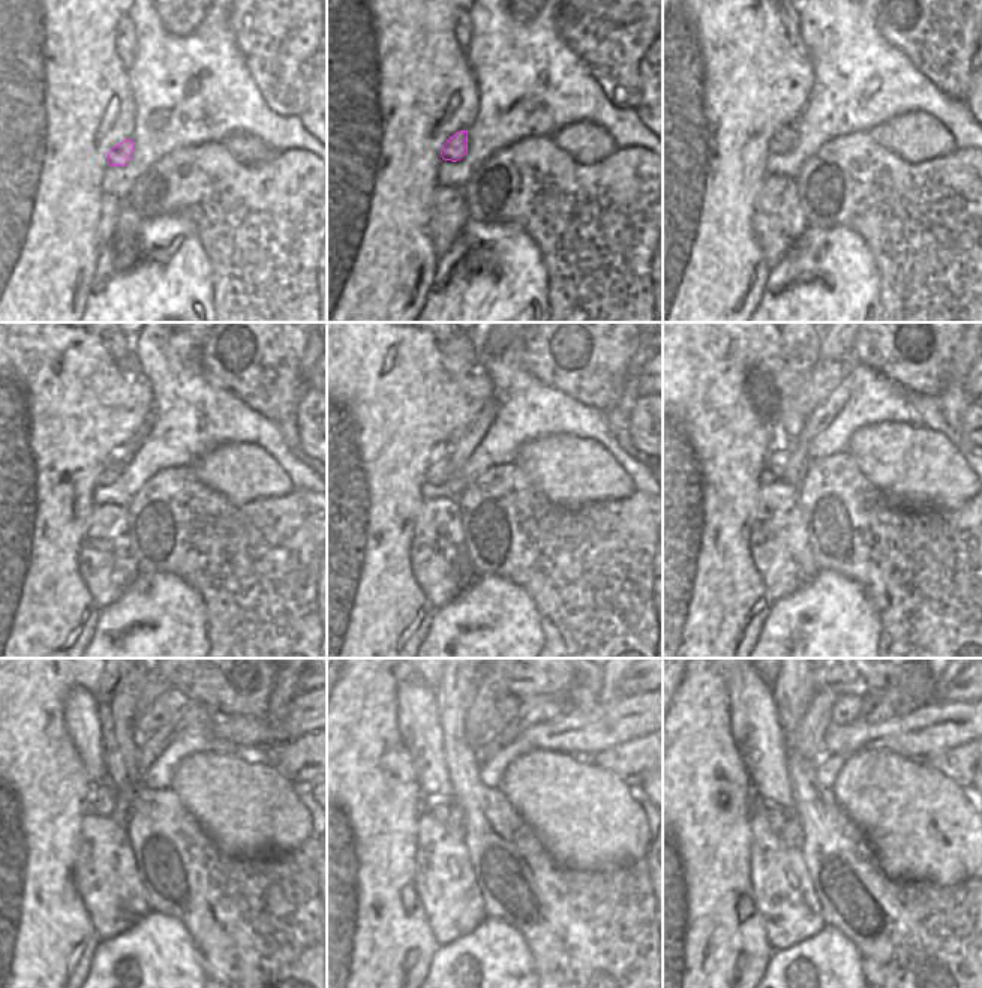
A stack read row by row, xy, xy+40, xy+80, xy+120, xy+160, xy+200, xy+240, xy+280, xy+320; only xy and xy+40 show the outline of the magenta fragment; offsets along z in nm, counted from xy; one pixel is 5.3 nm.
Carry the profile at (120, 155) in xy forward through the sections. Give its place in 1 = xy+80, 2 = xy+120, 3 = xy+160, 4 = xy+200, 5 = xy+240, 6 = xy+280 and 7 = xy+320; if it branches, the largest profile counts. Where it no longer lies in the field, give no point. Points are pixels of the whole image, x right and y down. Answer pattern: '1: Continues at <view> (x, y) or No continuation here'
1: Continues at xy+80 (783, 141)
2: Continues at xy+120 (114, 470)
3: Continues at xy+160 (440, 470)
4: Continues at xy+200 (777, 461)
5: Continues at xy+240 (102, 798)
6: Continues at xy+280 (440, 807)
7: Continues at xy+320 (775, 816)

